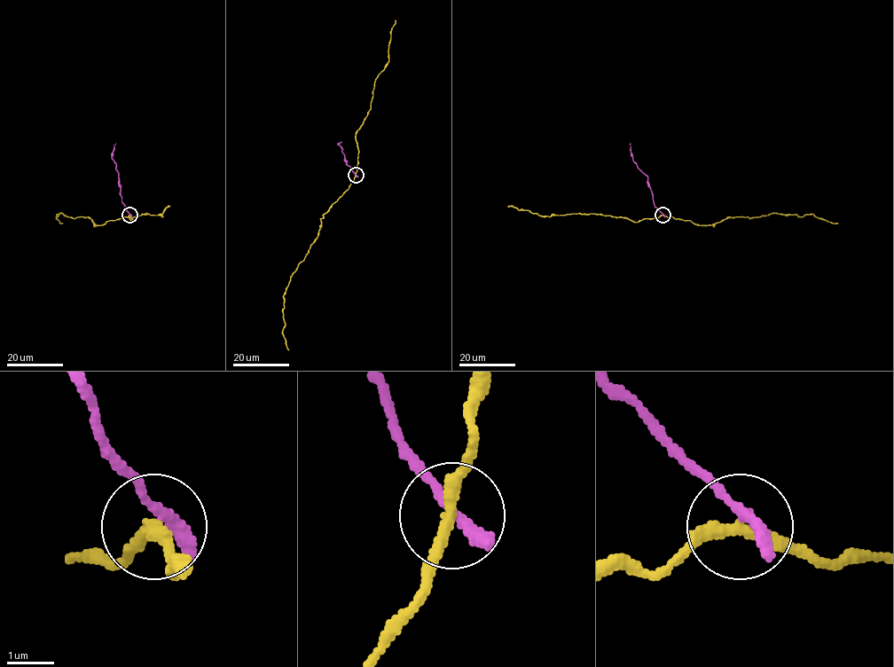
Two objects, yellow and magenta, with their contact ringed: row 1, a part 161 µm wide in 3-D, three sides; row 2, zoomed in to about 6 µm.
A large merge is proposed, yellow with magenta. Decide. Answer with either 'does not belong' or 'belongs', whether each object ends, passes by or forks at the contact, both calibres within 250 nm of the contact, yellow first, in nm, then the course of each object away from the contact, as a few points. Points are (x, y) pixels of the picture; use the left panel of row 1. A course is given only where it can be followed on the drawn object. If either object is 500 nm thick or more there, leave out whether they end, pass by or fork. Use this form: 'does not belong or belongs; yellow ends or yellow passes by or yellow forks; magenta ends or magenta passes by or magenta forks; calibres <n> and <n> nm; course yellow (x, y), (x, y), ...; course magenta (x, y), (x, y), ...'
does not belong; yellow passes by; magenta ends; calibres 280 and 320 nm; course yellow (129, 215), (95, 225), (90, 217), (59, 214), (56, 218), (62, 223); course magenta (129, 215), (122, 201), (119, 172), (112, 158), (115, 144)

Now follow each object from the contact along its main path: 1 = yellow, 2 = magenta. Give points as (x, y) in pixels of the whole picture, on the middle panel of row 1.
1: (356, 175), (348, 188), (321, 218), (316, 240), (291, 277), (283, 295), (286, 325), (282, 334), (288, 349)
2: (356, 175), (338, 145), (341, 141)

